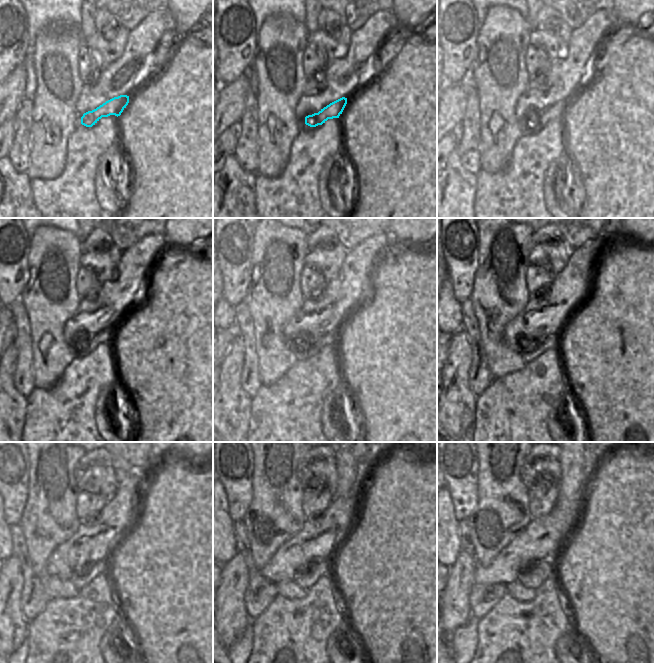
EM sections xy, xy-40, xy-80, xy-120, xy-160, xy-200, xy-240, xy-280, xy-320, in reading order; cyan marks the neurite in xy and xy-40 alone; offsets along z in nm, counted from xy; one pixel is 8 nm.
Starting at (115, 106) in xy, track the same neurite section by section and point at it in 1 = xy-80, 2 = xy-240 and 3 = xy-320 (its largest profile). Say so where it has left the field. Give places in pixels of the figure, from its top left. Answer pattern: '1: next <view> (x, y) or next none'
1: next xy-80 (556, 111)
2: next xy-240 (81, 579)
3: next xy-320 (533, 577)

